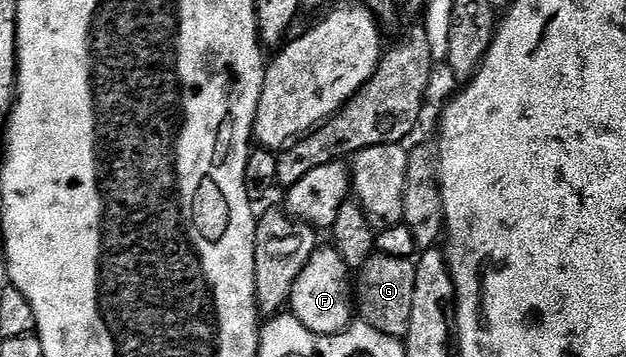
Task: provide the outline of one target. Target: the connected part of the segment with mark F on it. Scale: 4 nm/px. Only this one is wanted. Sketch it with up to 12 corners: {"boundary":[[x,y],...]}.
{"boundary":[[319,248],[295,280],[288,309],[316,336],[355,318],[351,270]]}

